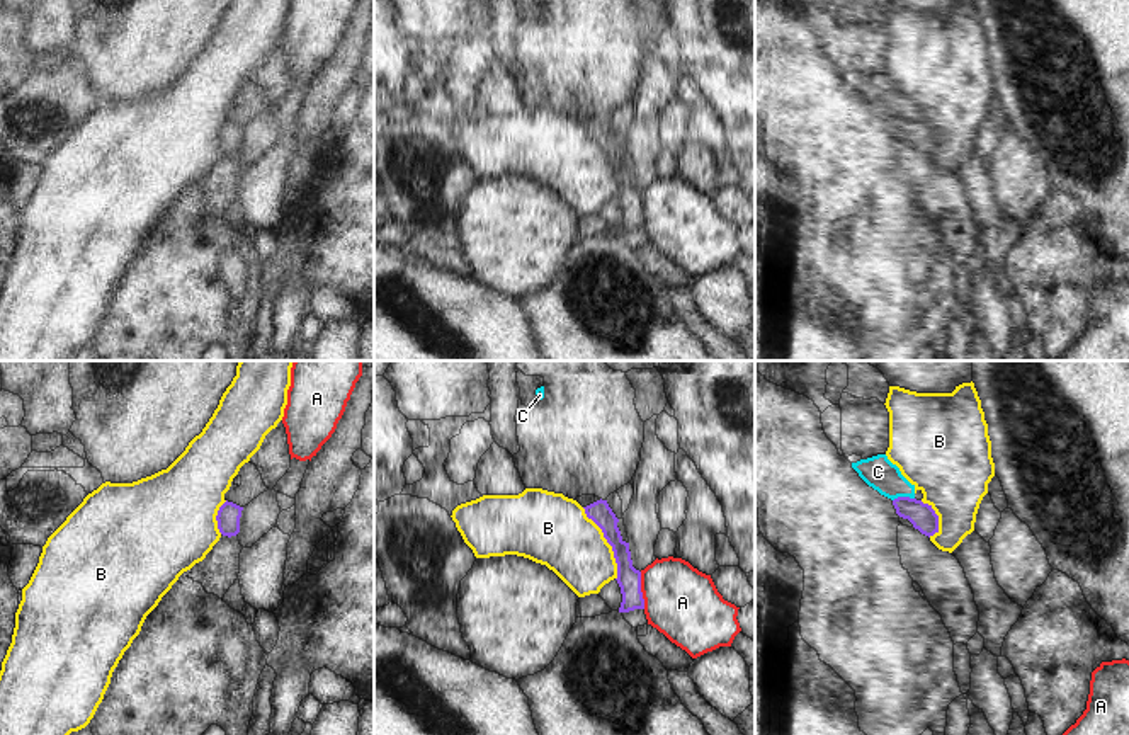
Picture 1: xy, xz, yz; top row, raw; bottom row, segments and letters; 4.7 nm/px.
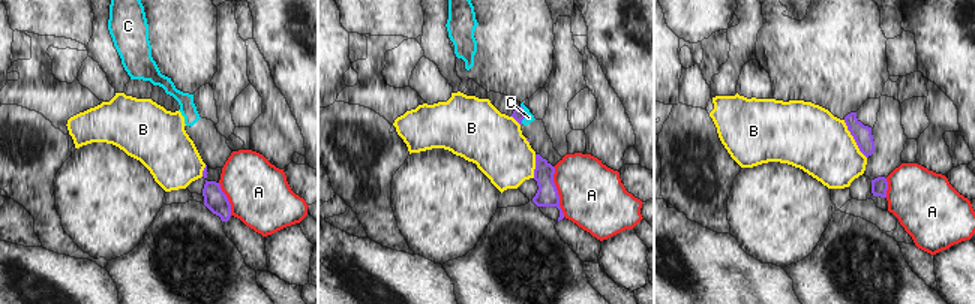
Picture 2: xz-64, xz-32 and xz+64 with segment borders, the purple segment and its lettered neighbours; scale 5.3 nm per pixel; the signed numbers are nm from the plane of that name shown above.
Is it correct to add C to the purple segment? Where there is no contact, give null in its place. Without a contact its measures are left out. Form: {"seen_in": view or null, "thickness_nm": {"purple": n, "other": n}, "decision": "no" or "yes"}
{"seen_in": "yz", "thickness_nm": {"purple": 120, "other": 160}, "decision": "no"}

